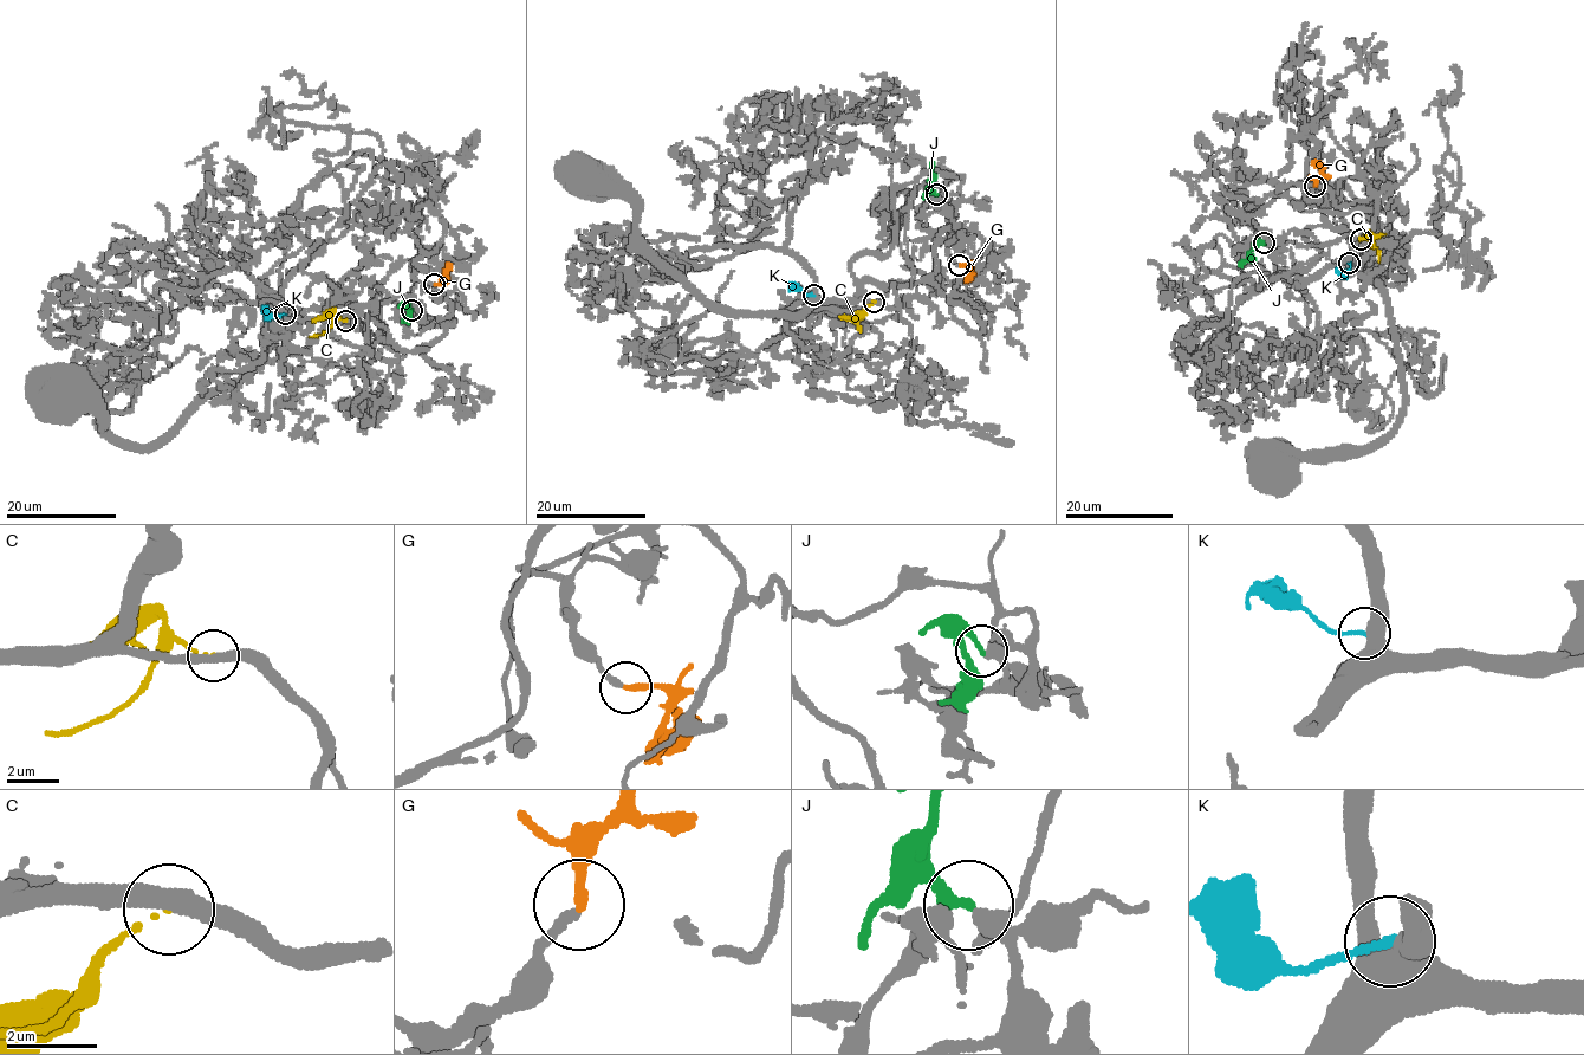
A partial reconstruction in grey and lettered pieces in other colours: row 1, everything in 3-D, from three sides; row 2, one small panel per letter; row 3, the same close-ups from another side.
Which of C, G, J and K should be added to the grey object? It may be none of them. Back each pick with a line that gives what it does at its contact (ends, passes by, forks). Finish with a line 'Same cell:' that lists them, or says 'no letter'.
G: it ends there
J: it ends there
Same cell: G, J

